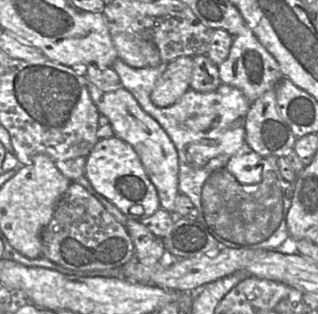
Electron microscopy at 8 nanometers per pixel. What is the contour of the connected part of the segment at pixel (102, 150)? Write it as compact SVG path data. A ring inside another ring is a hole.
M115 136L100 139L87 157L84 176L100 195L114 204L128 219L141 221L160 209L157 190L134 148Z

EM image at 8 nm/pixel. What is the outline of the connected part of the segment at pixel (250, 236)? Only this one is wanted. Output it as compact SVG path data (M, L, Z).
M116 59L112 68L119 75L122 87L133 94L143 110L160 124L175 145L179 159L179 193L190 198L195 207L195 218L202 222L222 246L234 249L278 249L291 237L286 217L291 204L293 183L281 176L277 165L278 157L260 155L247 144L245 121L251 101L238 88L222 83L212 92L189 89L173 105L157 107L152 103L150 94L167 64L132 68Z

